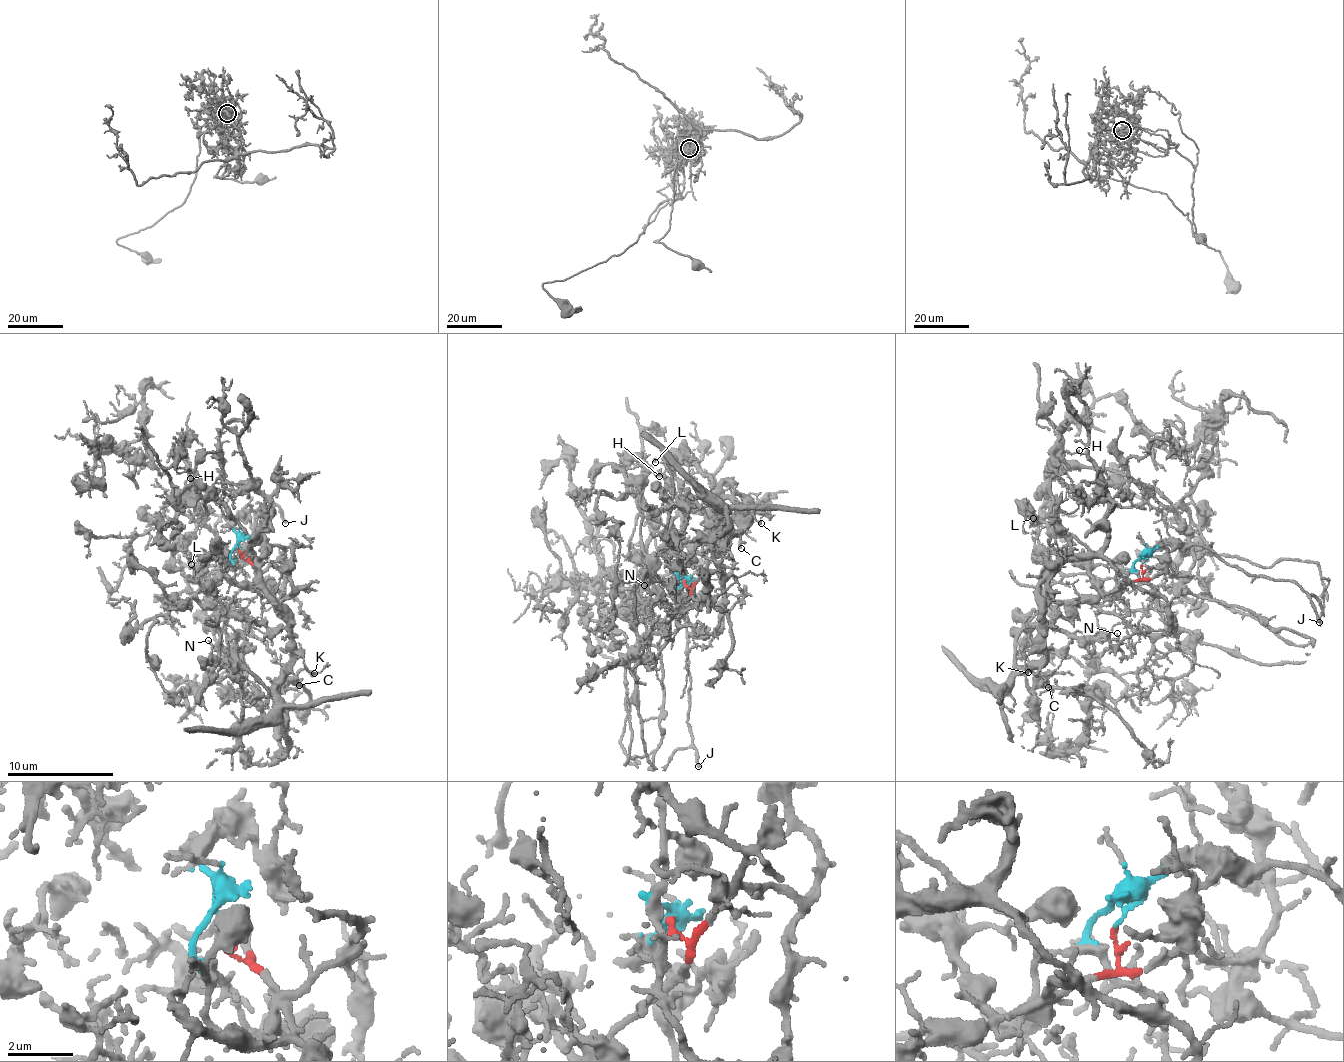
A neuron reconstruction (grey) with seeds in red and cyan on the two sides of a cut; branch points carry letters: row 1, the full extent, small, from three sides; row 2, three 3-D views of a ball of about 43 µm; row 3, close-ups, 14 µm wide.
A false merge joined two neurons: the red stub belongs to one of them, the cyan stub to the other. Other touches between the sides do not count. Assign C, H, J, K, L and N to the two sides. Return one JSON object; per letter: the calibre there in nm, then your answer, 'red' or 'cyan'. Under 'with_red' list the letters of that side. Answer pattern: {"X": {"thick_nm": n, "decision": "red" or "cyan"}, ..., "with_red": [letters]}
{"C": {"thick_nm": 190, "decision": "red"}, "H": {"thick_nm": 120, "decision": "red"}, "J": {"thick_nm": 190, "decision": "cyan"}, "K": {"thick_nm": 110, "decision": "red"}, "L": {"thick_nm": 130, "decision": "cyan"}, "N": {"thick_nm": 120, "decision": "red"}, "with_red": ["C", "H", "K", "N"]}

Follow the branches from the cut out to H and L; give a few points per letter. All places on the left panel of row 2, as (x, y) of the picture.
H: (239, 548), (254, 566), (266, 592), (282, 606), (271, 594), (245, 529), (199, 482), (190, 479)
L: (239, 548), (230, 557), (235, 568), (224, 553), (221, 561), (197, 556), (191, 563)

